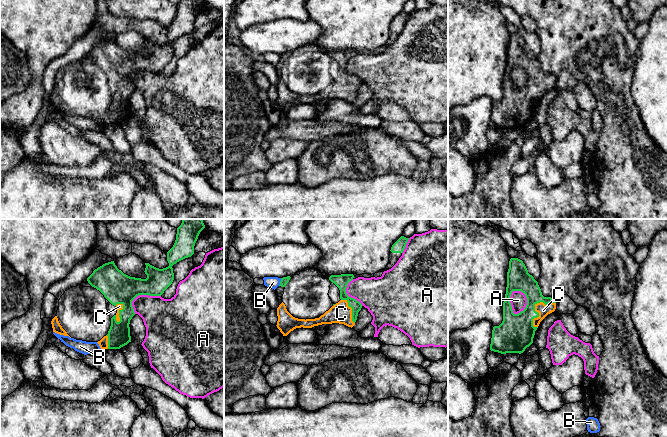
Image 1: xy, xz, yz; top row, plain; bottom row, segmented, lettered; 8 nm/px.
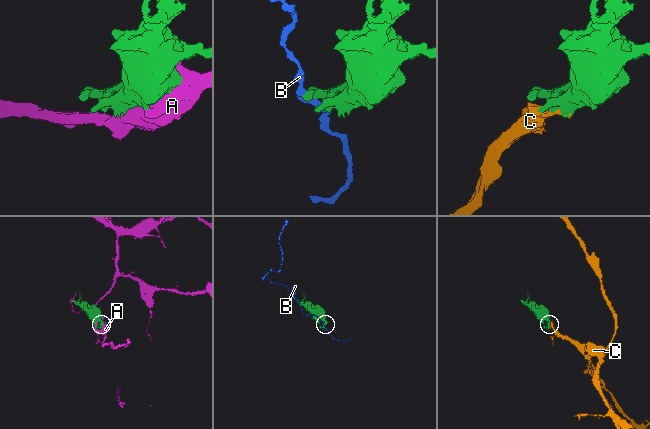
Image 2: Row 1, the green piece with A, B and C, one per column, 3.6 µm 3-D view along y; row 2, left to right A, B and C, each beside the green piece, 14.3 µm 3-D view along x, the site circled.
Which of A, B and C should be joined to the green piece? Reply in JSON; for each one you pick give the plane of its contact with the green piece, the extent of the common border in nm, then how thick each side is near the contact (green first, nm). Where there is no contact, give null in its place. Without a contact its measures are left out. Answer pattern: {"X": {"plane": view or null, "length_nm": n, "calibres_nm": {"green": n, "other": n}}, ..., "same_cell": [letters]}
{"C": {"plane": "yz", "length_nm": 260, "calibres_nm": {"green": 280, "other": 90}}, "same_cell": ["C"]}

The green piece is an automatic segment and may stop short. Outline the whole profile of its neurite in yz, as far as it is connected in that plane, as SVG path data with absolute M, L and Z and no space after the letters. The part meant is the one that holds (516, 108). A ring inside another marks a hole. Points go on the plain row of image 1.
M511 34L507 48L507 63L505 75L503 78L503 97L499 102L494 102L490 126L501 130L506 129L523 129L527 123L533 119L535 107L540 98L556 85L557 76L551 73L544 73L538 58L528 46L522 36ZM513 67L521 67L527 74L527 81L523 87L514 90L510 79L510 73Z

